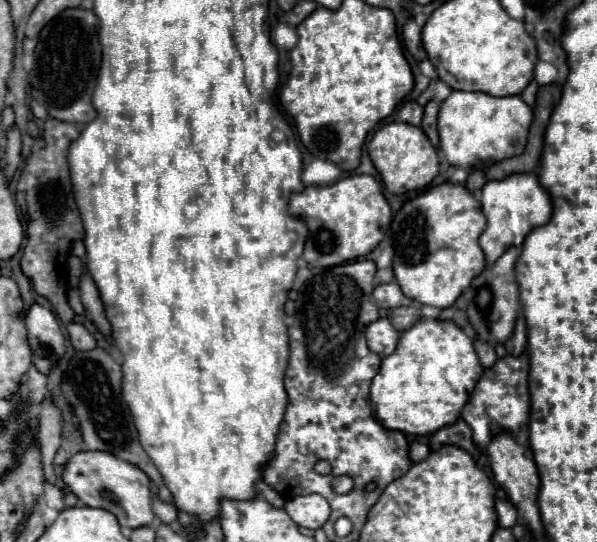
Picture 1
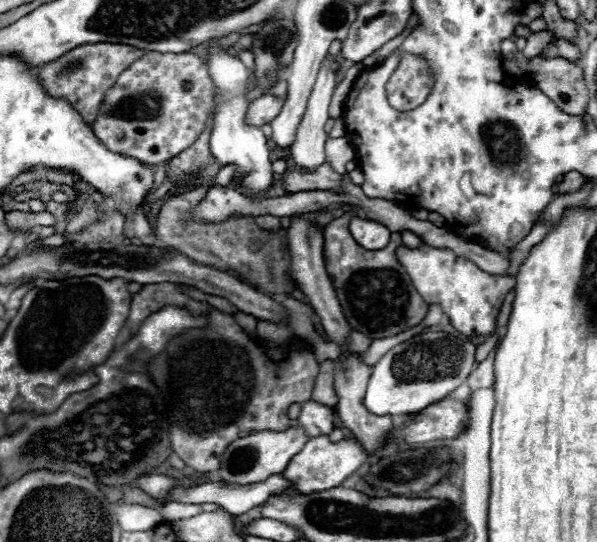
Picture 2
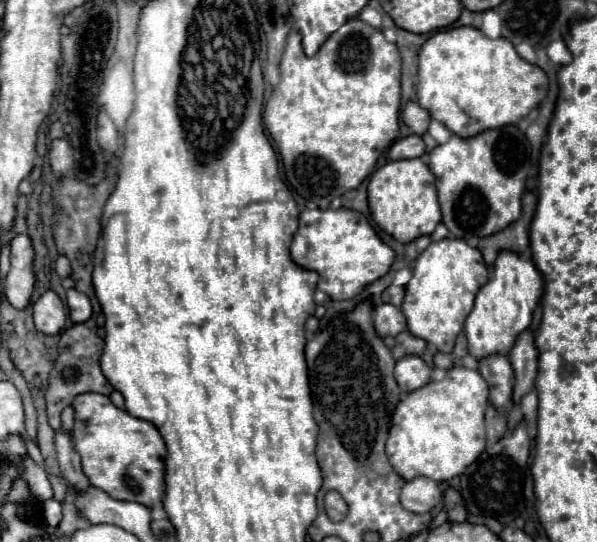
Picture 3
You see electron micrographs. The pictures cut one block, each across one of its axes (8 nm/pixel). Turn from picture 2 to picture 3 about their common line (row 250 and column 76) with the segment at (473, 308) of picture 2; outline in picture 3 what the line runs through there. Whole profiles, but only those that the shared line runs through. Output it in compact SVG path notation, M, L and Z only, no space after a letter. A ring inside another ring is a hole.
M80 394L72 402L74 408L74 428L72 428L72 440L74 450L82 458L82 470L88 476L90 484L104 490L108 496L116 500L126 502L140 502L142 506L156 506L164 498L164 458L166 458L166 446L156 430L154 424L130 416L126 410L116 408L108 396L102 394Z

